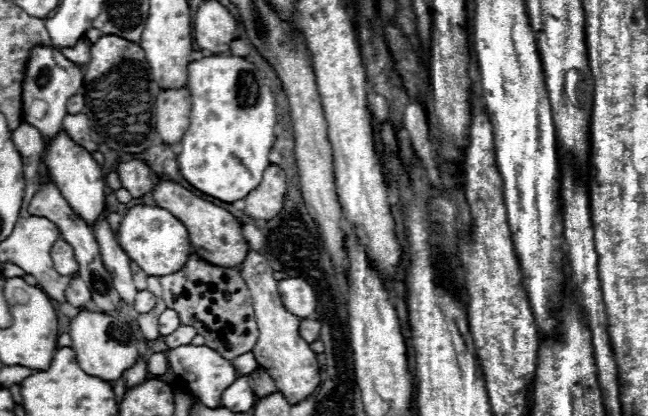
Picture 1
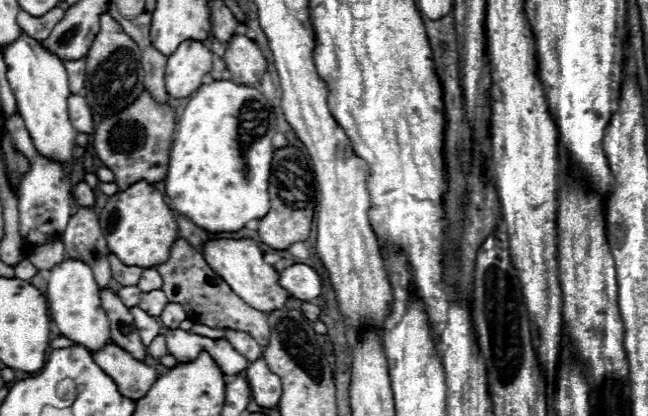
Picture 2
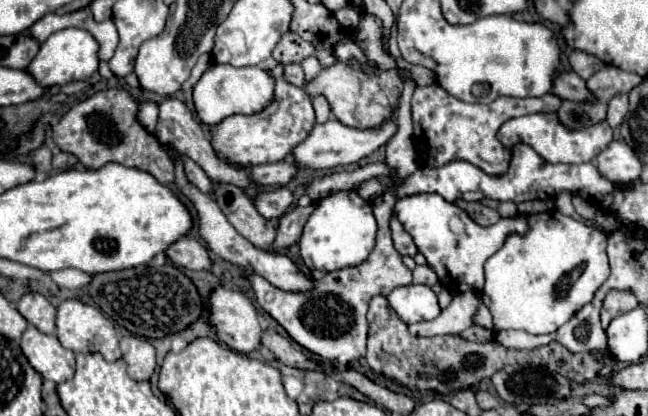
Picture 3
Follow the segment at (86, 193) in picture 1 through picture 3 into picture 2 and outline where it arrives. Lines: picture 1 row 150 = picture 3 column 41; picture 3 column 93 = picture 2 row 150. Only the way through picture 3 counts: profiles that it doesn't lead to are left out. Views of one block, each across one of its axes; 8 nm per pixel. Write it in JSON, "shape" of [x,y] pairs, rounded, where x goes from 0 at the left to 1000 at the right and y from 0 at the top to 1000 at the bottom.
{"shape":[[[34,82],[19,111],[9,115],[6,149],[9,192],[15,202],[19,226],[25,231],[28,269],[59,370],[77,380],[80,389],[96,389],[96,399],[111,389],[120,317],[111,308],[105,284],[108,212],[99,154],[90,144],[90,135],[77,130],[71,115],[62,111],[59,96],[46,91],[43,82]]]}

